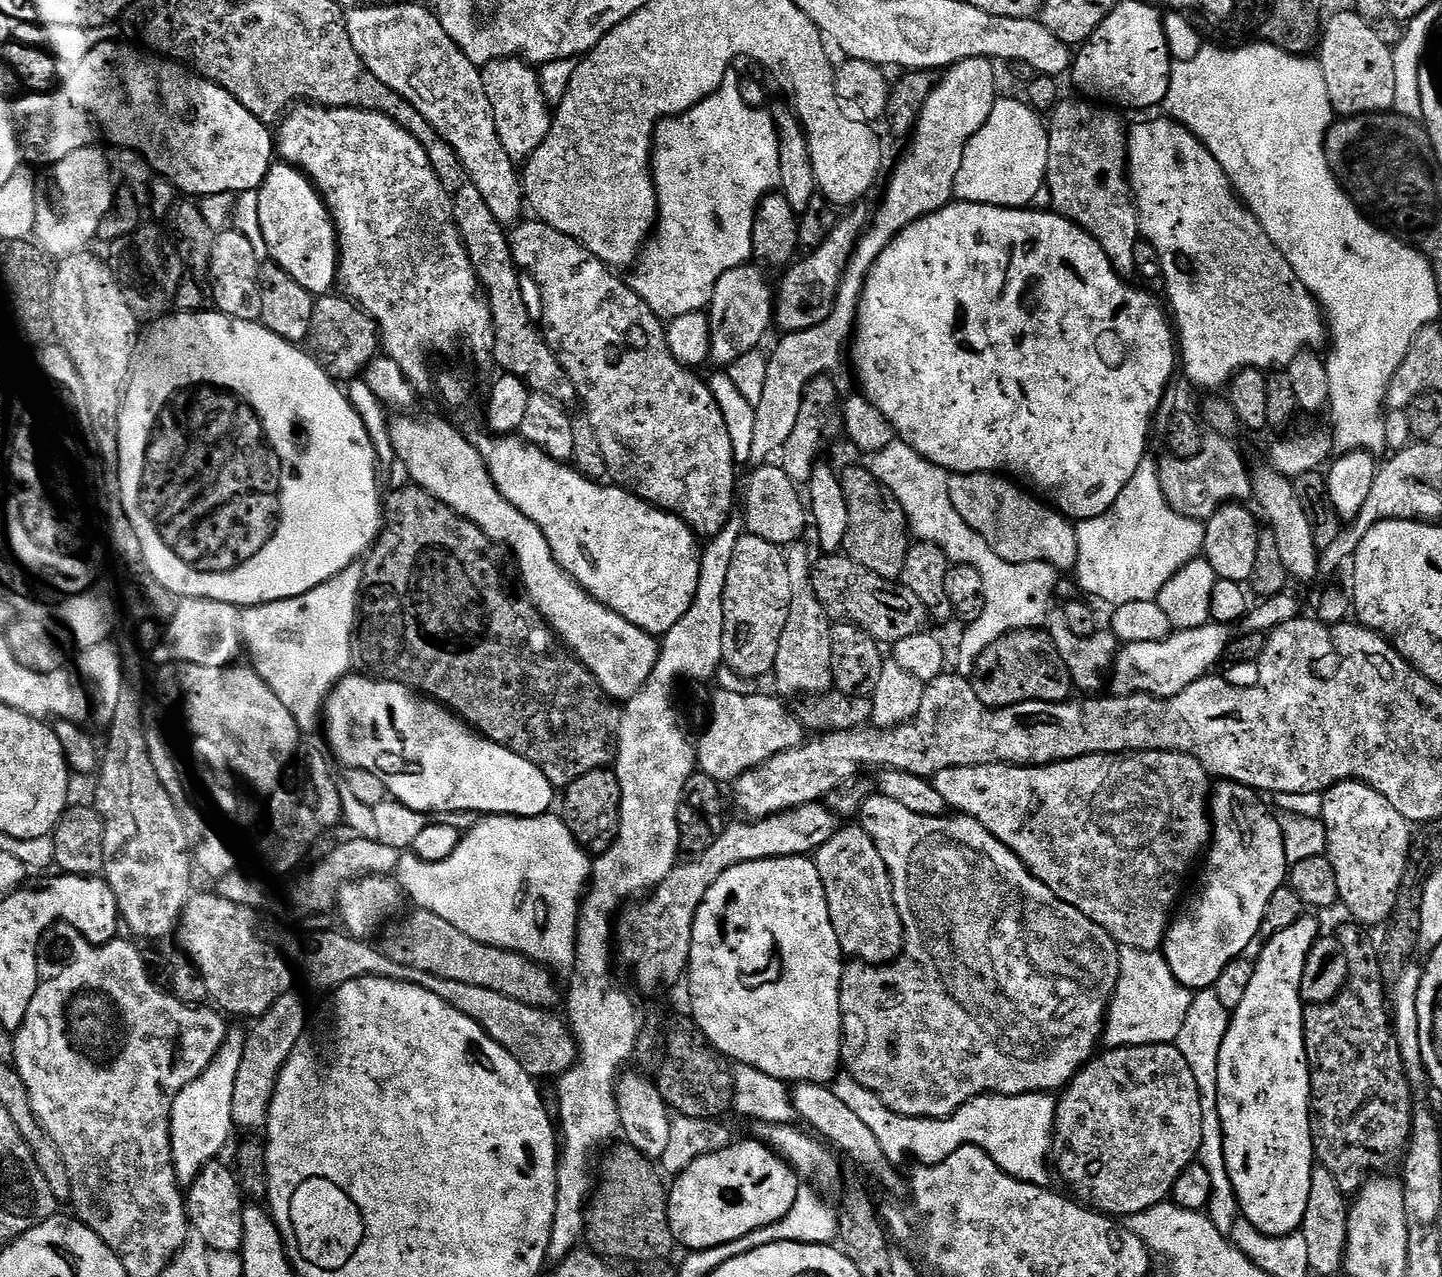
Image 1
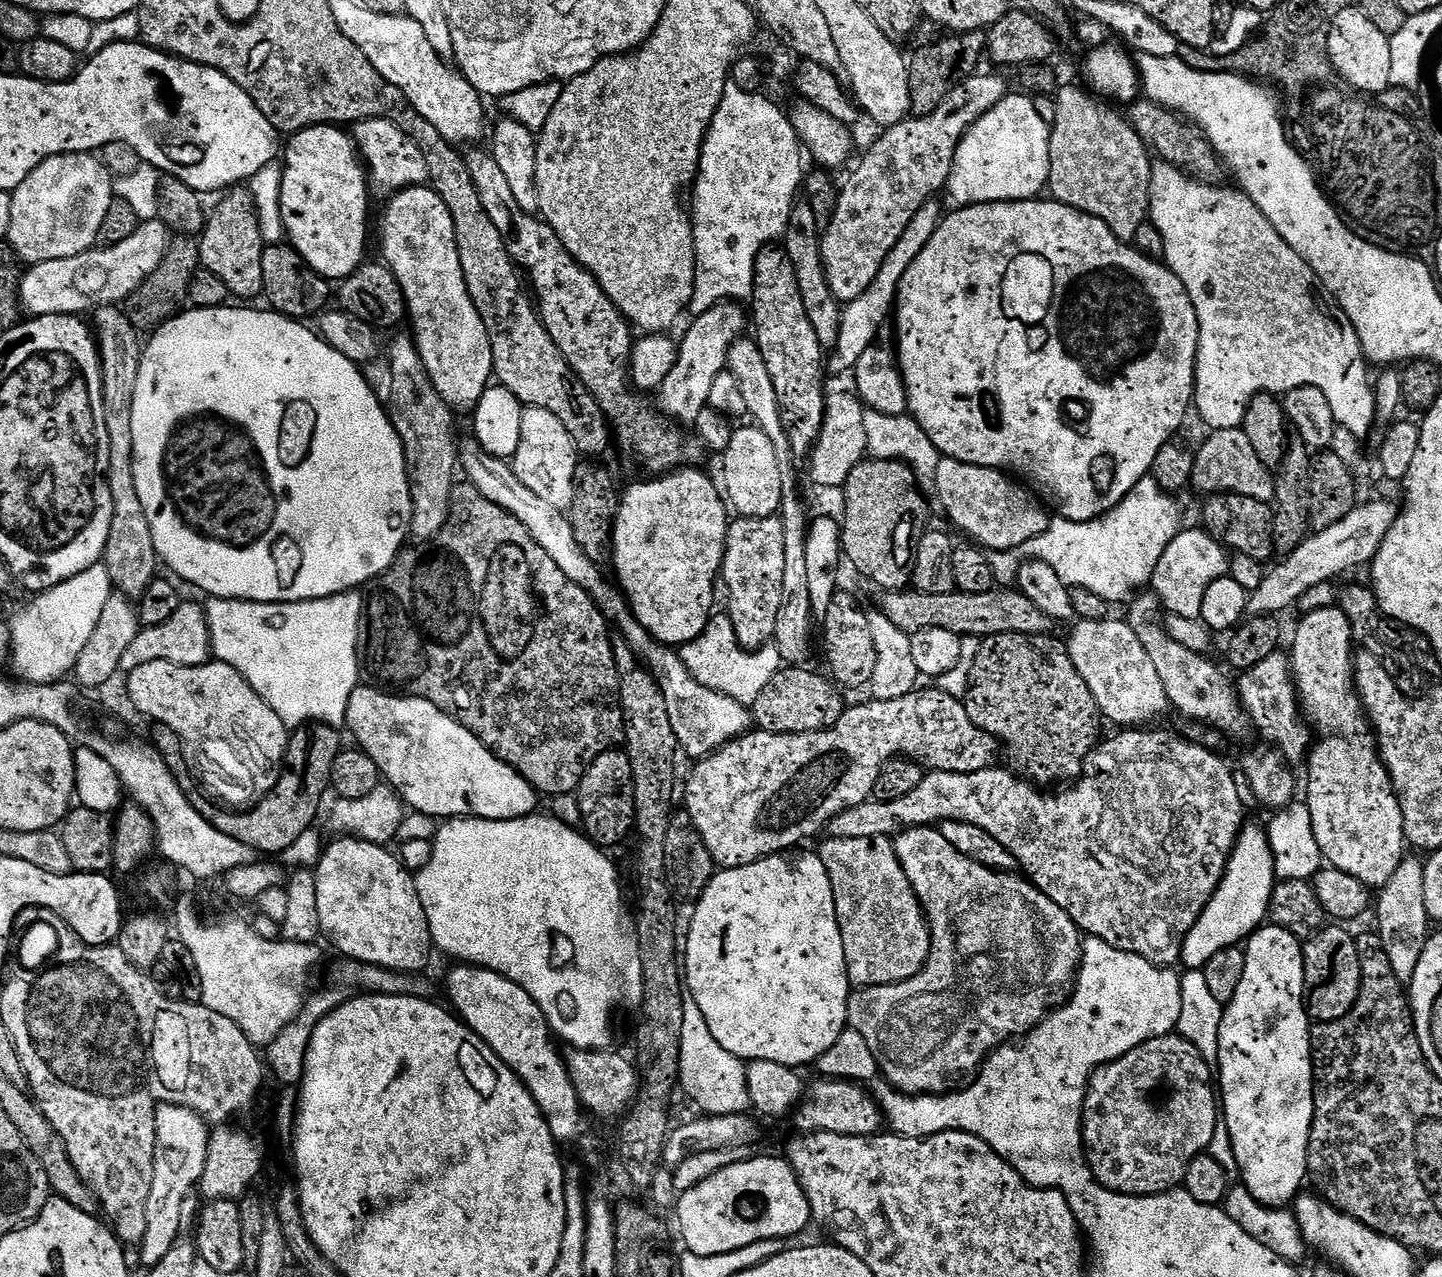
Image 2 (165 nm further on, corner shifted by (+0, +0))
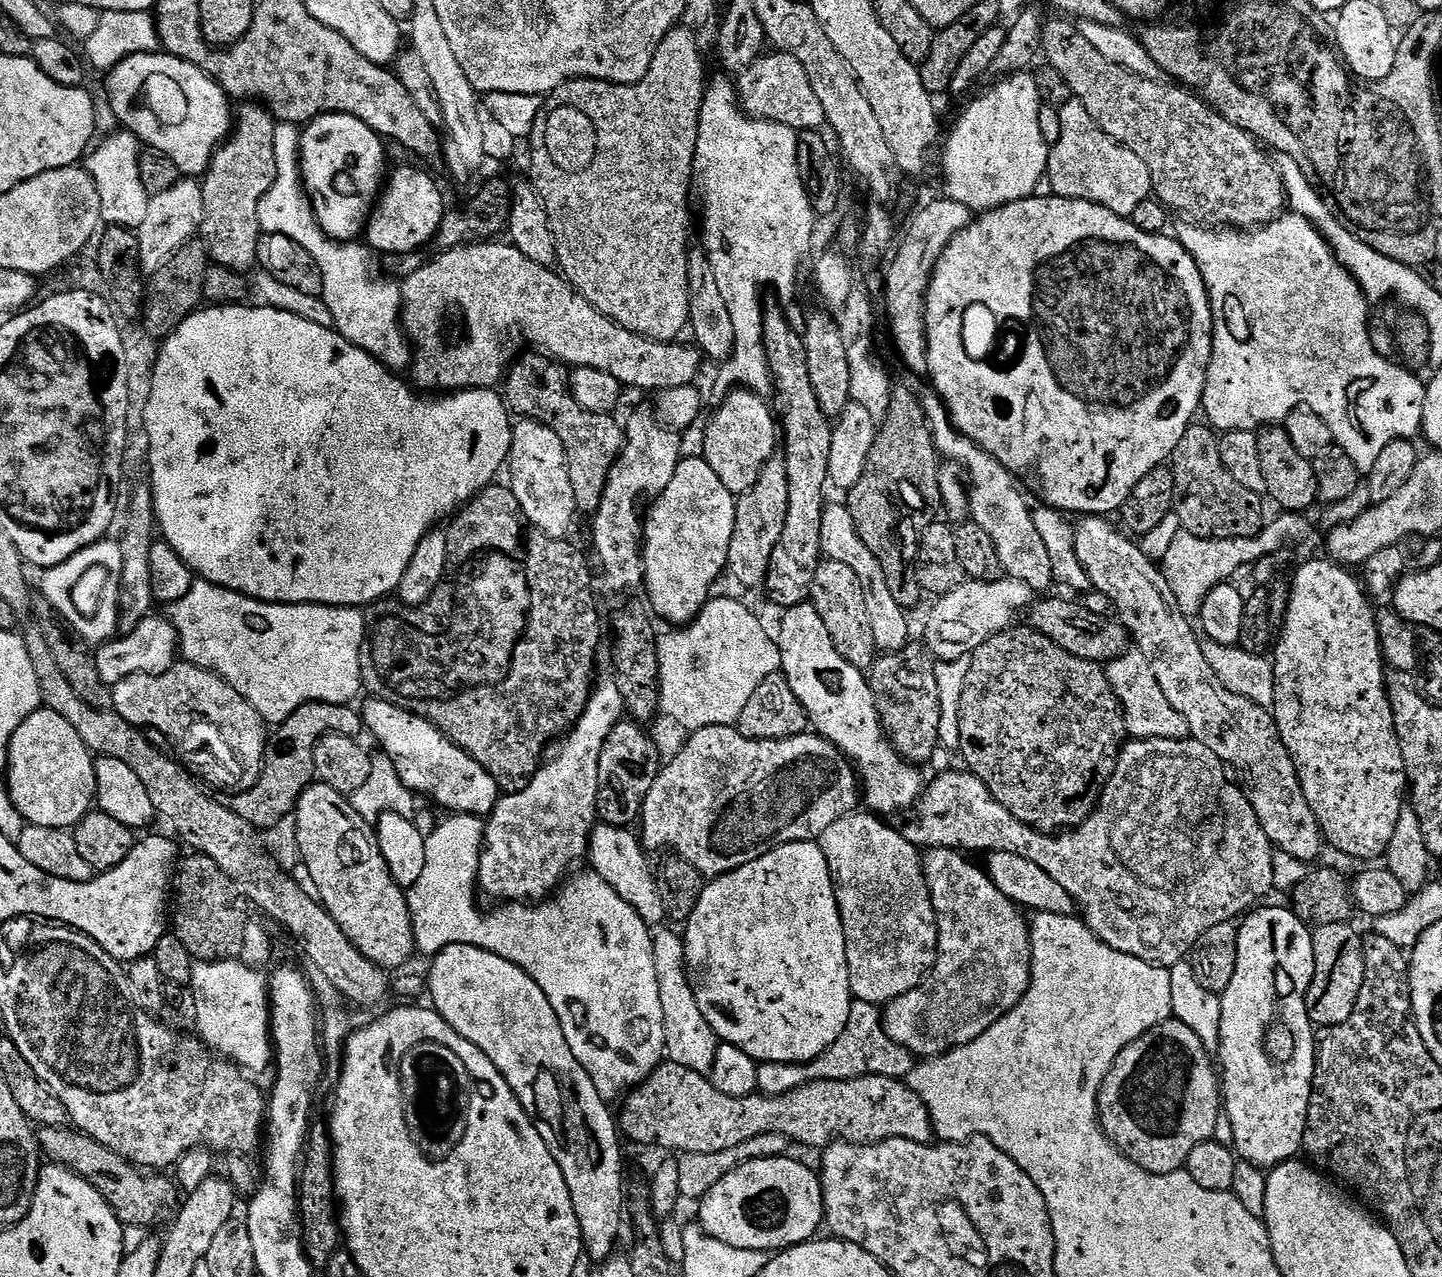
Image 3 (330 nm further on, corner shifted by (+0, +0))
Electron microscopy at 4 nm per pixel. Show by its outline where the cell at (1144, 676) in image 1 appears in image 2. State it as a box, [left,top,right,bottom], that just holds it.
[1248,500,1398,616]

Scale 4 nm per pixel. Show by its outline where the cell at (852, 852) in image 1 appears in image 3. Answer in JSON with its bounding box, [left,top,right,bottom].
[818,810,940,1006]

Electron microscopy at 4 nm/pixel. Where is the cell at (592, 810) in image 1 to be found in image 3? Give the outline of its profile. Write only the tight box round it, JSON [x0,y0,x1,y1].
[596,719,660,828]

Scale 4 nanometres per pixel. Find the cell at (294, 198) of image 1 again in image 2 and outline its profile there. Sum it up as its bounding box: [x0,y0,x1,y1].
[280,124,370,282]

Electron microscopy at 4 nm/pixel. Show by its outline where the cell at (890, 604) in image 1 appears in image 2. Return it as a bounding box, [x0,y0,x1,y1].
[879,586,1054,638]

